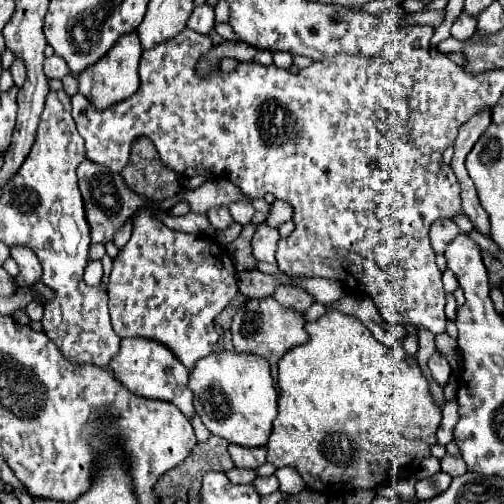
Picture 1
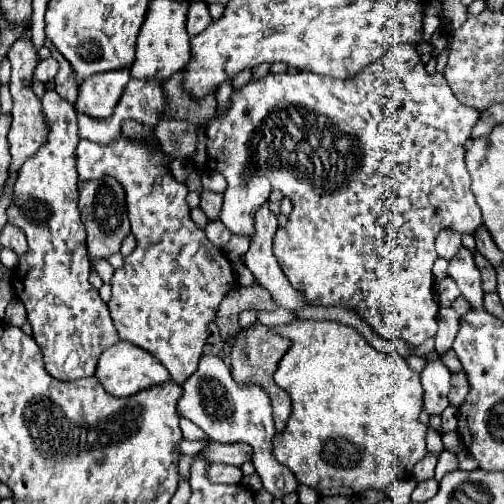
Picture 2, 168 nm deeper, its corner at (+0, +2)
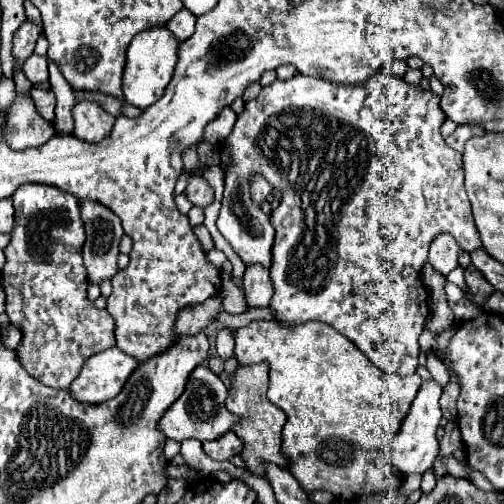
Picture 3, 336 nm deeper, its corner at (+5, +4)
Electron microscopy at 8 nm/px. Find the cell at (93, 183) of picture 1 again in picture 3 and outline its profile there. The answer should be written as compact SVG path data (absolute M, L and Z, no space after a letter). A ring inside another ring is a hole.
M90 200L80 202L80 214L86 226L82 256L88 280L92 284L112 280L118 272L118 242L124 236L120 218L112 210Z

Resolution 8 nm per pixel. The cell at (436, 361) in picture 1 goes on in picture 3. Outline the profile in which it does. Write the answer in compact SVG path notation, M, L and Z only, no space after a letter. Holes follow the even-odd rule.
M434 380L422 382L422 386L418 390L418 396L414 398L414 402L410 406L410 412L406 414L398 434L392 440L388 440L386 450L388 450L390 462L400 470L400 474L422 474L432 466L432 462L438 454L436 430L438 430L438 422L442 418L442 412L440 412L440 406L438 406L440 396L442 396L440 384L436 384Z

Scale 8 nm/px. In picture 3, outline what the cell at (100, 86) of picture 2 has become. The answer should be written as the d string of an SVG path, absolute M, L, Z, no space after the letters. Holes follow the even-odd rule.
M78 102L74 106L74 136L84 142L102 142L110 136L116 118L104 112L96 102Z

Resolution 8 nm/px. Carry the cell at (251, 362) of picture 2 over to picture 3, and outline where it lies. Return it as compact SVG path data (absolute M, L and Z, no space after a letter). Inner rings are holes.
M256 364L256 366L240 366L230 382L230 392L226 398L228 412L240 416L240 422L232 426L232 432L242 440L242 452L240 458L244 460L248 472L254 476L266 476L266 462L272 462L280 468L288 466L286 456L282 454L282 426L286 424L286 414L274 406L266 398L268 390L268 366Z

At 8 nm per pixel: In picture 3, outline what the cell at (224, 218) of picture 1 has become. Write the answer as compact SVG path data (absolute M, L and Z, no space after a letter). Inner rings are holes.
M190 174L184 194L194 206L202 206L202 208L210 206L210 202L214 200L214 188L204 180L202 174Z

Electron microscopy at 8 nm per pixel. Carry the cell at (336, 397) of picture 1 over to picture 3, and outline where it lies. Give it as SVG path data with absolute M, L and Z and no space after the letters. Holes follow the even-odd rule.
M268 320L268 322L250 322L248 326L244 328L238 328L236 330L236 350L234 350L238 362L242 366L252 366L252 364L260 364L260 362L266 362L270 366L268 370L268 400L272 404L276 404L278 408L282 408L288 416L288 422L284 424L284 430L282 430L282 436L284 436L284 442L282 442L282 452L288 456L290 460L290 474L298 480L300 488L304 492L314 492L314 490L326 490L330 494L334 494L334 498L340 498L340 500L356 500L360 496L366 496L366 494L378 494L378 492L386 492L390 488L396 488L402 484L402 476L400 472L396 472L396 468L392 468L388 464L388 456L382 452L382 444L384 444L384 438L392 438L404 416L408 414L408 408L412 404L412 400L416 398L418 394L418 388L422 384L420 376L418 374L412 374L412 376L406 376L406 378L400 378L396 374L388 374L388 372L380 372L380 368L376 368L346 336L340 336L340 332L336 332L334 328L330 328L328 324L320 324L320 322L304 322L304 324L298 324L298 326L292 326L292 328L278 328L276 322Z

